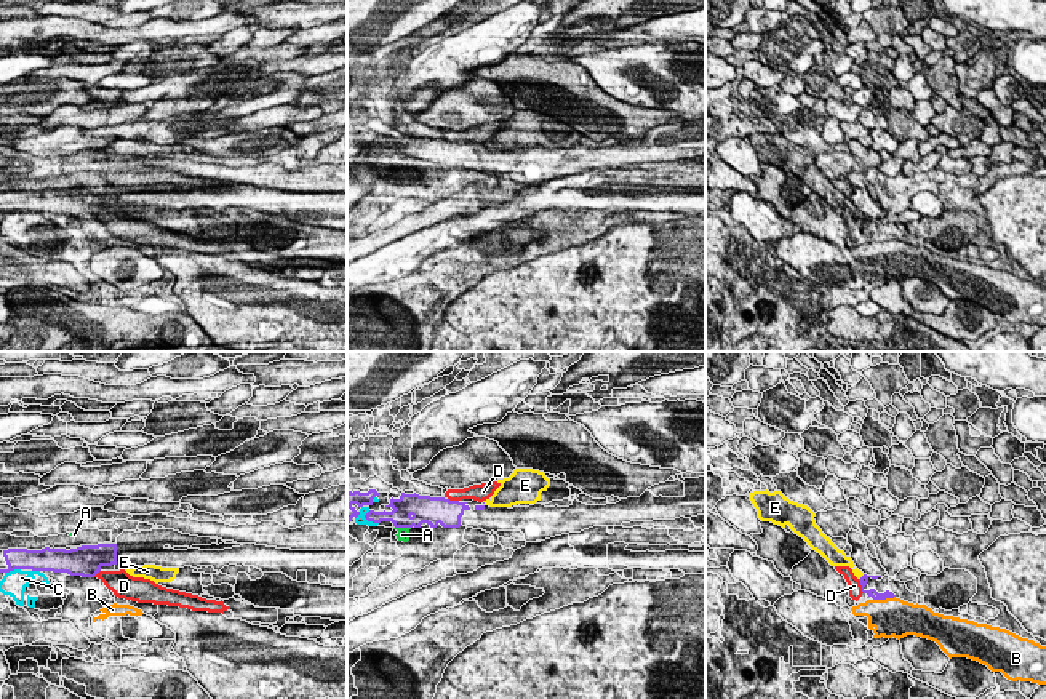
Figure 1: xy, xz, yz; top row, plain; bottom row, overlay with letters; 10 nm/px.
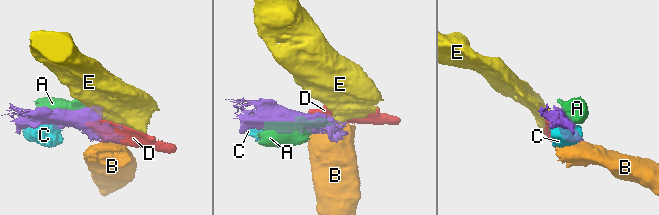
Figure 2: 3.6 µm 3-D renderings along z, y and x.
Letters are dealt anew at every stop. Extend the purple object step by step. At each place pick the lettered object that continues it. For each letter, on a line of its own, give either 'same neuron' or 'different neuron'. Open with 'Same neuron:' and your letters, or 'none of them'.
Same neuron: none of them
A: different neuron
B: different neuron
C: different neuron
D: different neuron
E: different neuron

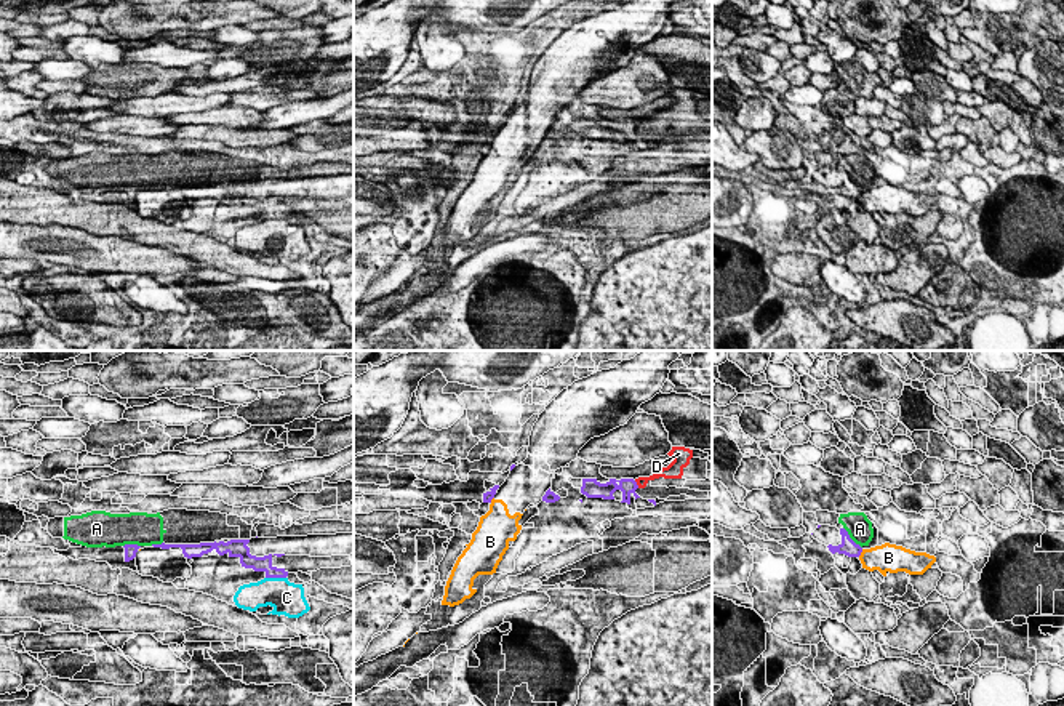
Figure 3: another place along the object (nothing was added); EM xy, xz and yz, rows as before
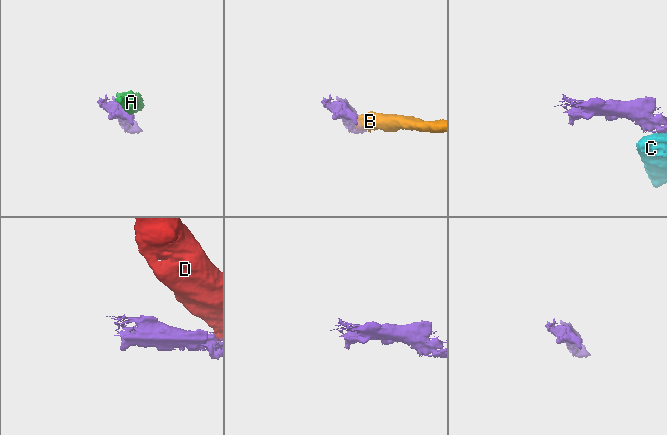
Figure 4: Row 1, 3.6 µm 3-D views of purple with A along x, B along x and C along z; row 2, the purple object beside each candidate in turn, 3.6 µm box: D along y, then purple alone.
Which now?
Same neuron: none of them
A: different neuron
B: different neuron
C: different neuron
D: different neuron

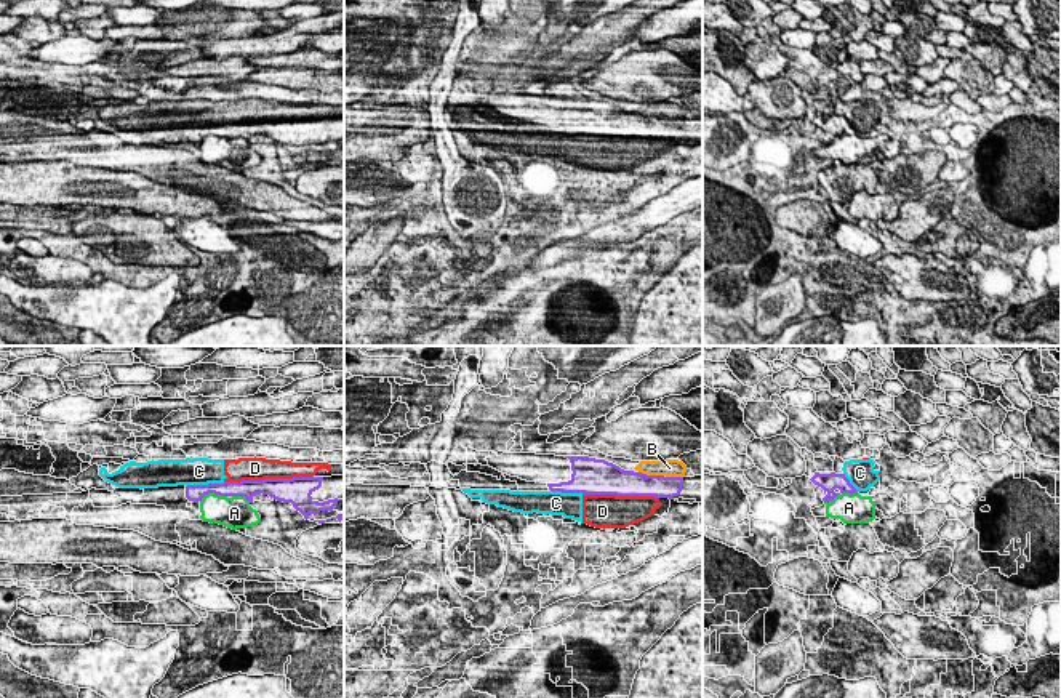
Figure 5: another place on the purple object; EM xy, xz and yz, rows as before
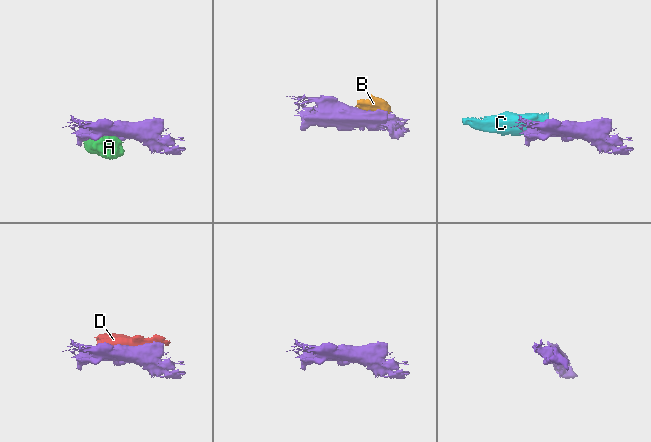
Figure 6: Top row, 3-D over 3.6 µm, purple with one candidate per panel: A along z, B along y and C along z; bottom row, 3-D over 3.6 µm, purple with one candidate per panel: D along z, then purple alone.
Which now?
Same neuron: none of them
A: different neuron
B: different neuron
C: different neuron
D: different neuron

